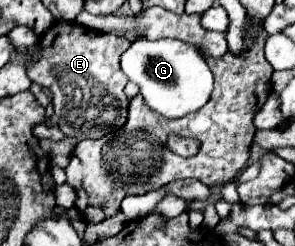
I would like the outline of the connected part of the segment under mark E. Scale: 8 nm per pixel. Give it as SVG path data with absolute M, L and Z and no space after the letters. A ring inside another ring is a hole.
M54 23L46 35L42 35L42 41L38 43L40 59L36 63L30 63L28 77L52 91L52 105L54 105L54 117L60 127L60 131L66 137L74 137L78 141L84 139L102 139L108 133L120 131L128 117L128 103L130 99L124 93L126 87L126 75L120 69L120 55L130 47L130 39L118 33L100 33L94 29L86 29L82 25L74 23Z

